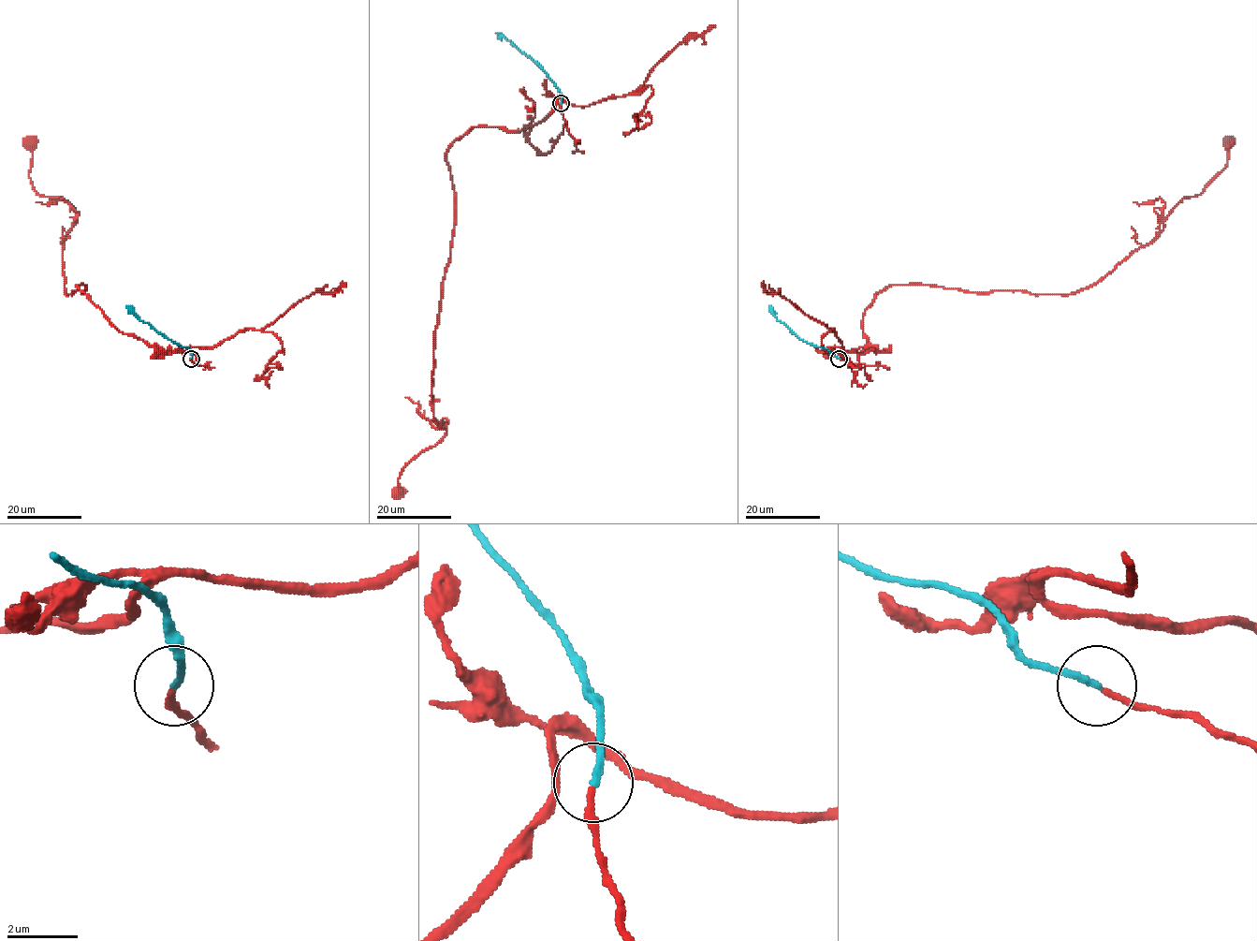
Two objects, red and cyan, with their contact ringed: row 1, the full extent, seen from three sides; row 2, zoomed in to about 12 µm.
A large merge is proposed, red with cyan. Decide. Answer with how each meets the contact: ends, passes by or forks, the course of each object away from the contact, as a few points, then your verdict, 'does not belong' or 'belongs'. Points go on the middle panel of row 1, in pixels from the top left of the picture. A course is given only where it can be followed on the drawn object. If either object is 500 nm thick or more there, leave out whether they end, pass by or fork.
red ends; cyan ends; course red (561, 104), (544, 154), (484, 125), (445, 155), (446, 433), (397, 493); course cyan (561, 103), (561, 94), (545, 71), (496, 32); belongs

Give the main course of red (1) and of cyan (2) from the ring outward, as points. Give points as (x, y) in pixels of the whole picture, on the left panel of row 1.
1: (192, 359), (120, 332), (76, 286), (85, 286), (65, 295), (64, 240), (77, 213), (36, 191), (28, 142)
2: (192, 359), (192, 352), (187, 347), (167, 339), (126, 306)

